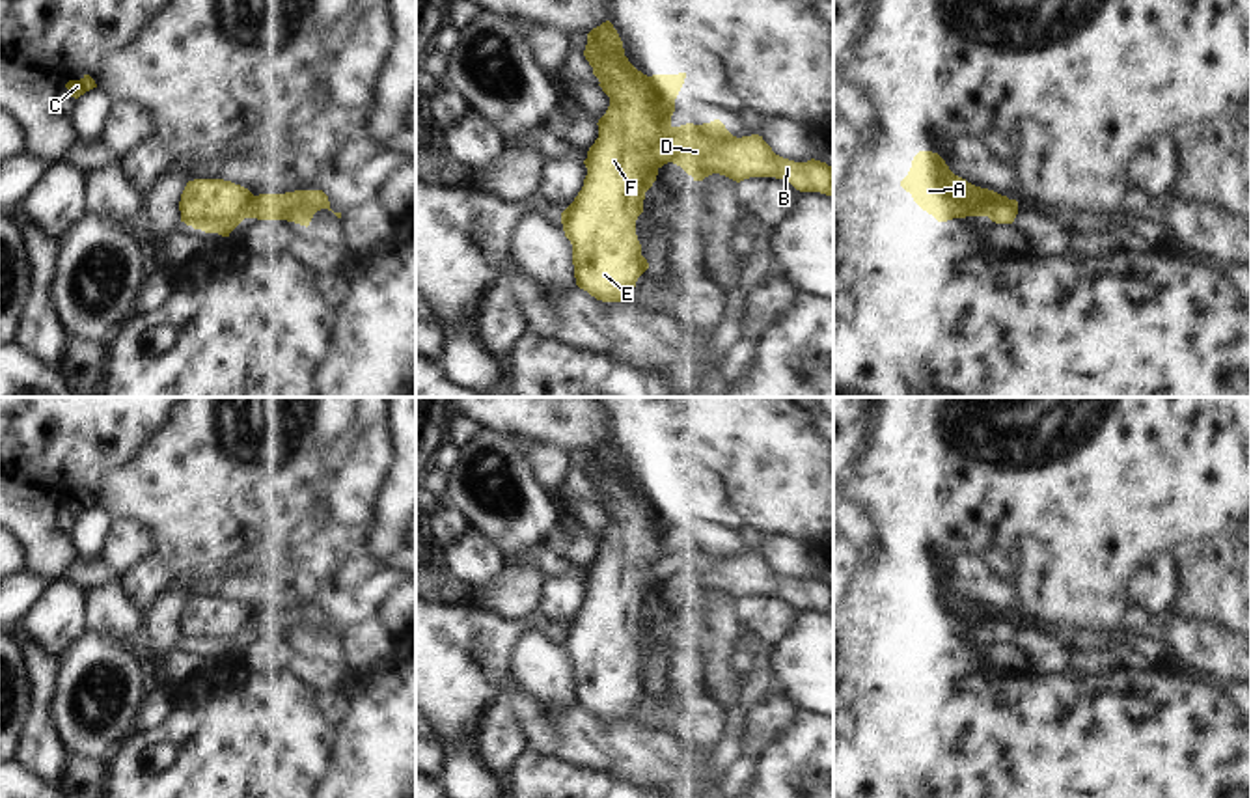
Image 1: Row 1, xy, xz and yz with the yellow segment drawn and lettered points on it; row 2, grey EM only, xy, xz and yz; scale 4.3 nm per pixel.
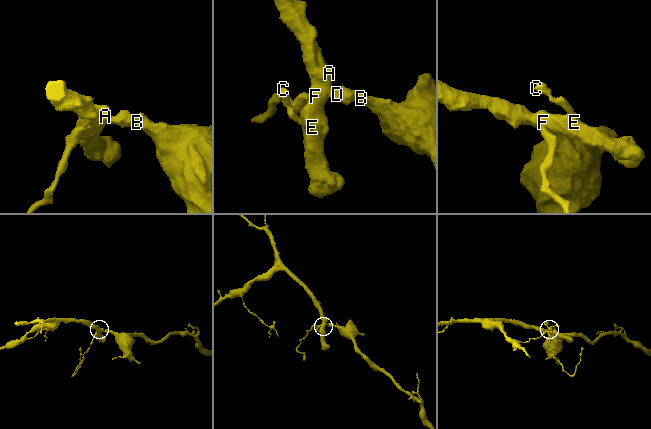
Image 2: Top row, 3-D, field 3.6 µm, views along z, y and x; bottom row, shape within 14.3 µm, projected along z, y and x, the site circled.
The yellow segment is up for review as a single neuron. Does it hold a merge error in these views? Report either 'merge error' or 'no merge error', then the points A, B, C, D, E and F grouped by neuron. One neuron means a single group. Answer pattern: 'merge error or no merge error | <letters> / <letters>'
merge error | A C E F / B D

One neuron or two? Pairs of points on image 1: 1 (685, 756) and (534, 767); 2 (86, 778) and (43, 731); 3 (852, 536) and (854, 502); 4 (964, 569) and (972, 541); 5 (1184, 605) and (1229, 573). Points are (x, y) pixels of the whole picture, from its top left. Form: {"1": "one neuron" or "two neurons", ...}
{"1": "two neurons", "2": "two neurons", "3": "two neurons", "4": "two neurons", "5": "one neuron"}

